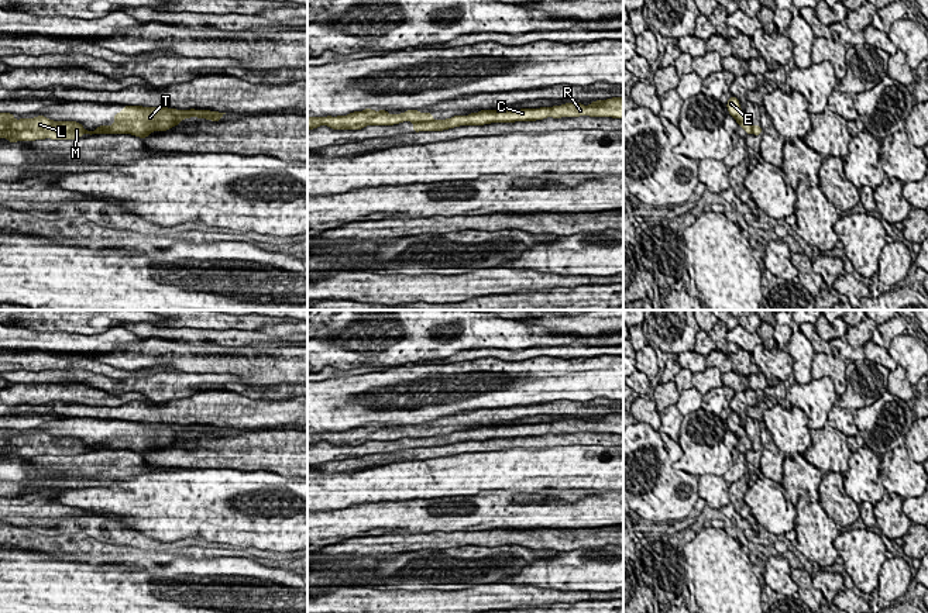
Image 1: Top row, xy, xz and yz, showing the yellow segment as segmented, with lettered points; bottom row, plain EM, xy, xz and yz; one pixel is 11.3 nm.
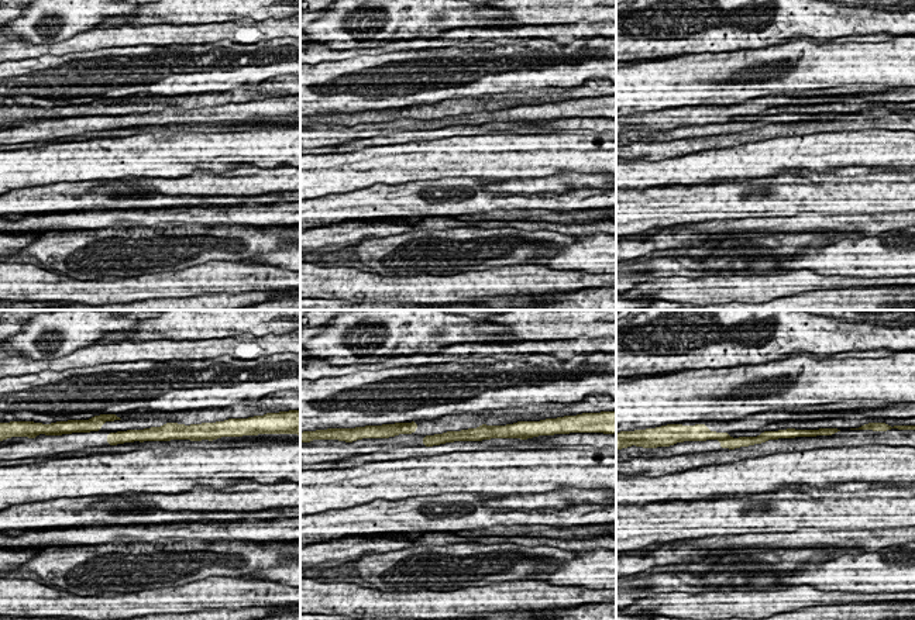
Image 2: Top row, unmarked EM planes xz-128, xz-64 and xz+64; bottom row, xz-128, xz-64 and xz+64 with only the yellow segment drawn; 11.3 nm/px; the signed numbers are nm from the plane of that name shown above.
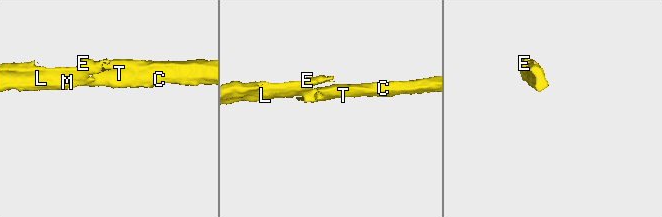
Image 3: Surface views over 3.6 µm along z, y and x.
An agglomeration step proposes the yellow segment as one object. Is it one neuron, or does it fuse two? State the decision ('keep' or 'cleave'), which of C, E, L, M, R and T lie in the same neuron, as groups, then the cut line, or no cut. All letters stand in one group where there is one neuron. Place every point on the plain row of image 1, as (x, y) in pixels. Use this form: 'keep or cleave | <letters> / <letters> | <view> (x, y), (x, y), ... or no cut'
cleave | C R T / E L M | xz (430, 436), (415, 438)

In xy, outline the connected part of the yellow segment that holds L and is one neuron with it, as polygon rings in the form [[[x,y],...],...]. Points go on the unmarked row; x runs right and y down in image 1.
[[[0,428],[0,454],[8,458],[35,457],[35,455],[76,455],[83,450],[102,450],[100,444],[87,447],[76,437],[54,437],[44,431],[34,434],[14,434],[16,430]]]

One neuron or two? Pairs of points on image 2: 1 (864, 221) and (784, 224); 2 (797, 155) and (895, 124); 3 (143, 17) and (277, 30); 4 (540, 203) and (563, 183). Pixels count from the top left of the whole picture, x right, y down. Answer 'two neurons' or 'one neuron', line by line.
1: one neuron
2: two neurons
3: two neurons
4: two neurons

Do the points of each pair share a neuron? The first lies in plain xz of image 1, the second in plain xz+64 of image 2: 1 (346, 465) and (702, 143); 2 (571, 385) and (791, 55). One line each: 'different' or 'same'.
1: same
2: same

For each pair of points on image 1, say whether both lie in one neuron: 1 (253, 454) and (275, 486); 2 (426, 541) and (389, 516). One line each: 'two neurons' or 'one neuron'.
1: two neurons
2: two neurons

